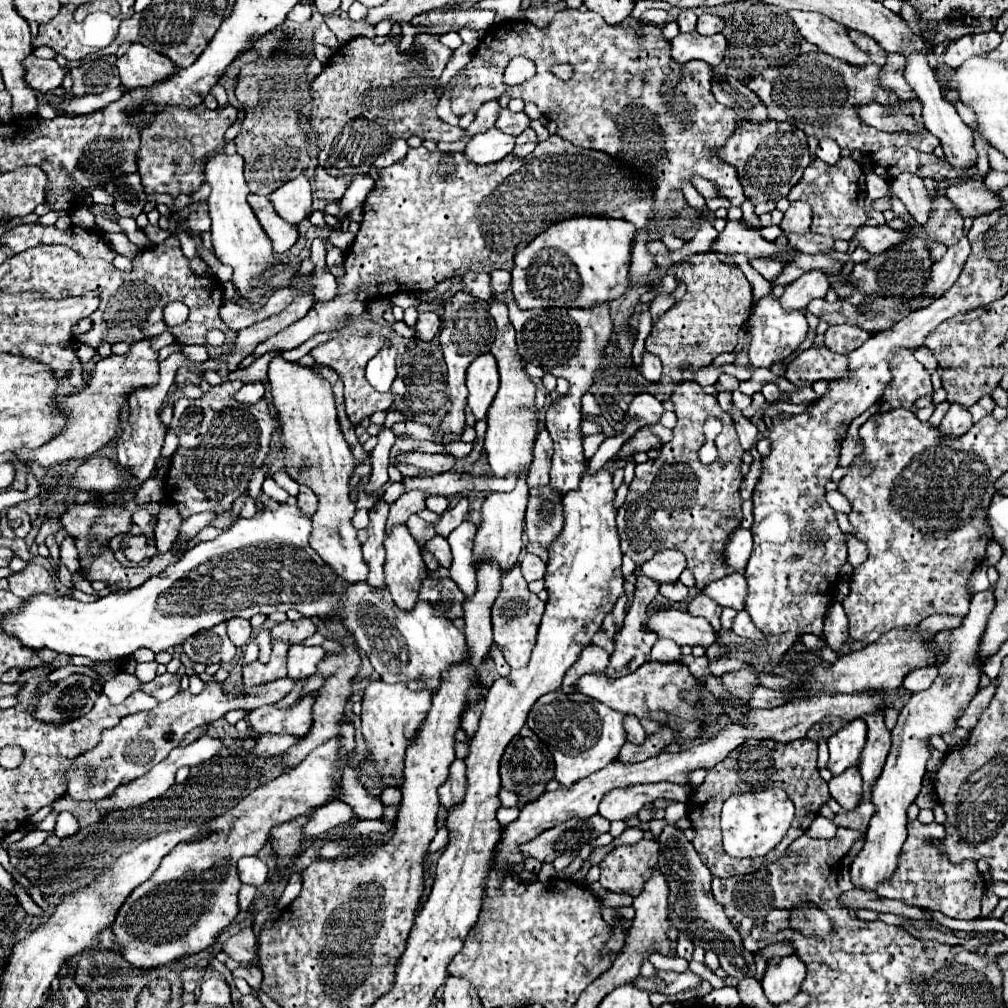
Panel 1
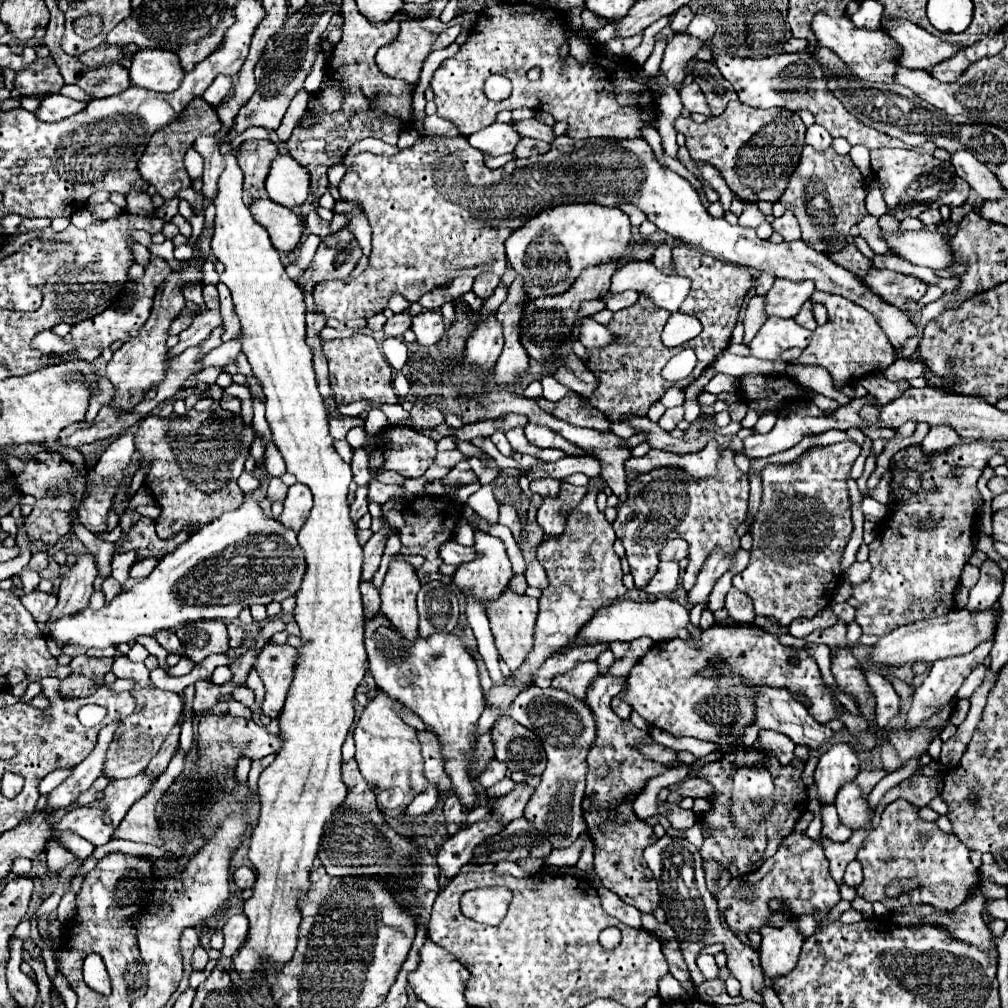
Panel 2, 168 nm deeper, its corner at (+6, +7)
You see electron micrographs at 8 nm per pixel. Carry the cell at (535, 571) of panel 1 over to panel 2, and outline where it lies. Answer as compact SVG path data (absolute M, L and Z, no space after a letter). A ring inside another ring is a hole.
M533 558L533 560L527 562L525 578L527 578L527 584L529 586L535 586L535 588L545 588L547 586L545 570L543 570L543 566L541 566L541 562L537 558Z

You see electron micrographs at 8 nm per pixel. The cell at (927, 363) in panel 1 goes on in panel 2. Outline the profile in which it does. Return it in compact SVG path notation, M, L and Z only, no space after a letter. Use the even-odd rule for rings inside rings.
M895 360L883 374L889 378L889 380L893 380L893 382L897 382L897 380L911 380L911 378L917 378L917 376L923 376L923 372L925 372L925 366L923 366L923 362L921 360Z

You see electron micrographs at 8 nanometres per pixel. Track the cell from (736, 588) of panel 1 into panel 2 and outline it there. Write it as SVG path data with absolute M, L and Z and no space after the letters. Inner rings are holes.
M731 586L731 590L727 592L725 608L729 610L729 616L731 616L737 624L749 624L749 622L753 622L753 618L755 618L751 598L749 598L747 594L739 592L735 586Z

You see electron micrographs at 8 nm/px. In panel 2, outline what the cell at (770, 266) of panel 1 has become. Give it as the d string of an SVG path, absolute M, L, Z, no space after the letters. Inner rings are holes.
M761 272L759 278L755 280L755 290L757 290L757 294L765 294L765 292L773 286L773 282L775 282L775 276L773 276L773 274Z

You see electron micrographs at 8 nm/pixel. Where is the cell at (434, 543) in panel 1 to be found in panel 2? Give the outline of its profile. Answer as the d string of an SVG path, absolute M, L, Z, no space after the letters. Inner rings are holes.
M447 540L441 548L439 548L439 556L445 564L453 564L453 566L459 566L461 562L467 562L471 560L471 556L475 556L475 550L473 548L467 548L467 546L461 546L457 544L455 540Z

